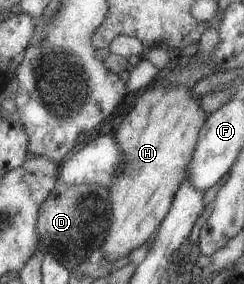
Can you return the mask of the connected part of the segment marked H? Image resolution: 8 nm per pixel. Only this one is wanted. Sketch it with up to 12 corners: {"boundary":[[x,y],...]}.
{"boundary":[[150,86],[118,124],[123,162],[95,258],[156,234],[207,116]]}

